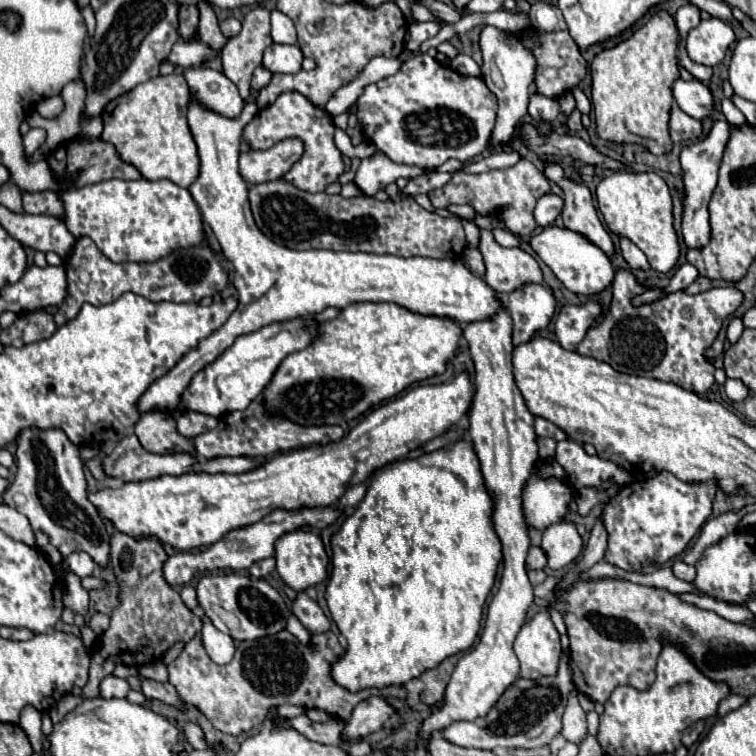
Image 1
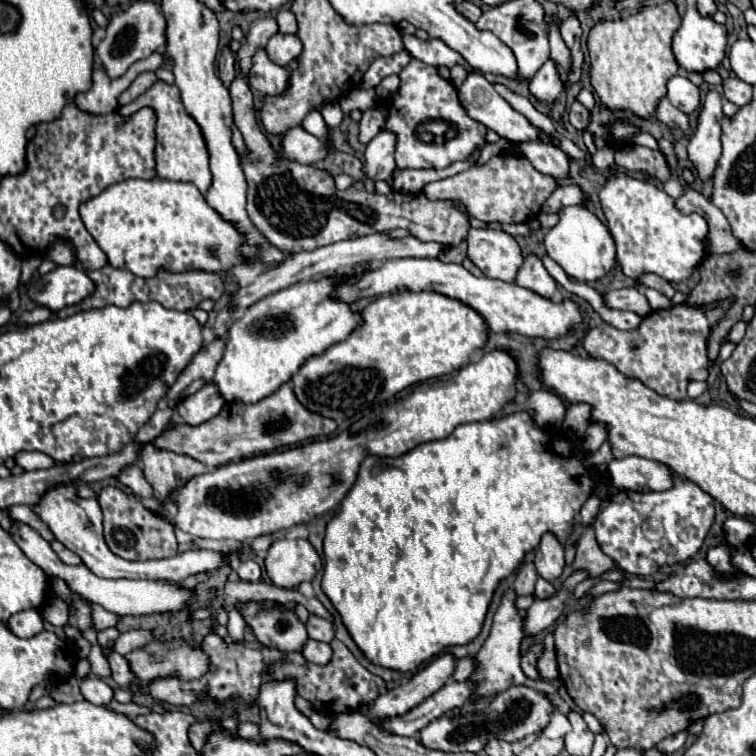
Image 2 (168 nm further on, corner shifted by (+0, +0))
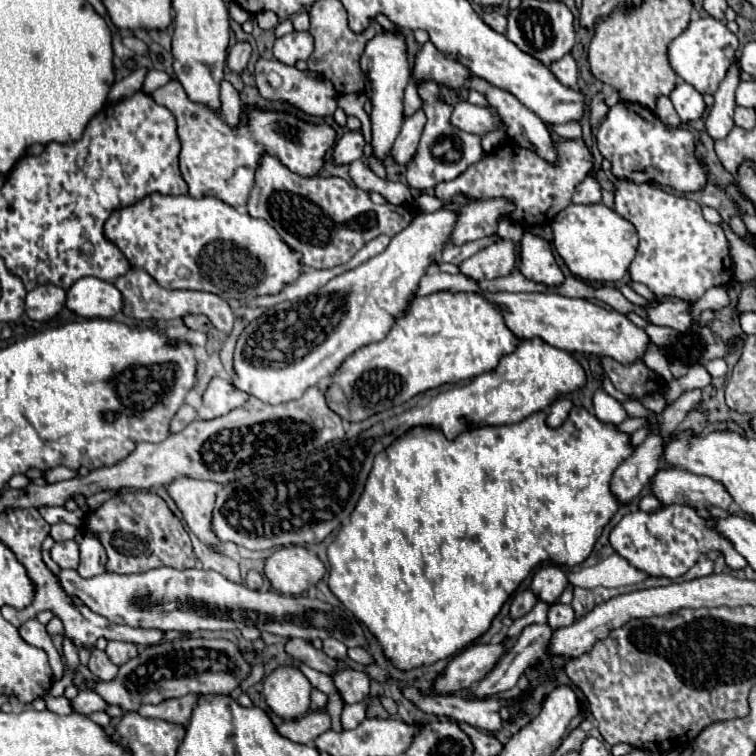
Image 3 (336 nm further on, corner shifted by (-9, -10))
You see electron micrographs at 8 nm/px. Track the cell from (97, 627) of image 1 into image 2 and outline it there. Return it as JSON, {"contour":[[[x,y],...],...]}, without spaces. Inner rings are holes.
{"contour":[[[106,628],[106,630],[100,630],[98,632],[98,644],[102,648],[112,648],[114,646],[114,640],[120,636],[120,632],[116,628]]]}

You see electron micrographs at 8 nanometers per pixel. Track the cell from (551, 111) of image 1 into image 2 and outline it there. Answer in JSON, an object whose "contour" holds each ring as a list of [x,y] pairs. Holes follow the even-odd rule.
{"contour":[[[548,60],[540,72],[534,76],[534,80],[528,84],[528,90],[530,94],[542,104],[542,106],[550,106],[554,104],[558,98],[560,98],[560,92],[562,92],[562,82],[558,80],[558,74],[556,74],[556,68],[554,68],[554,62]]]}

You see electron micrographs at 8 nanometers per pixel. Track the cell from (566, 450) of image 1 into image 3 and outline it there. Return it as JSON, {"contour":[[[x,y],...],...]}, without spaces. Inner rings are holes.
{"contour":[[[681,468],[659,470],[653,476],[653,494],[665,506],[687,504],[699,514],[711,514],[717,518],[725,518],[727,508],[733,502],[721,482],[709,476],[691,474]]]}

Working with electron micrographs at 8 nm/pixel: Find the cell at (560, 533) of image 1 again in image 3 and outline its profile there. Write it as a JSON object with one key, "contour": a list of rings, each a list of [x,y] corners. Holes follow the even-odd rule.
{"contour":[[[559,566],[539,568],[531,582],[531,590],[535,592],[535,596],[547,604],[557,602],[557,598],[565,590],[565,586],[567,586],[567,576]]]}

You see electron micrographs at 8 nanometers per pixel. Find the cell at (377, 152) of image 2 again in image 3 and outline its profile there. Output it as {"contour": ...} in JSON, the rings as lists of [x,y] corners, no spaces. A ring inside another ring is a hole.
{"contour":[[[417,110],[413,116],[407,116],[405,118],[403,128],[401,128],[401,134],[397,136],[395,146],[391,150],[391,156],[395,158],[395,162],[407,164],[409,158],[413,158],[425,122],[427,122],[427,118],[425,118],[425,112],[423,110]]]}

